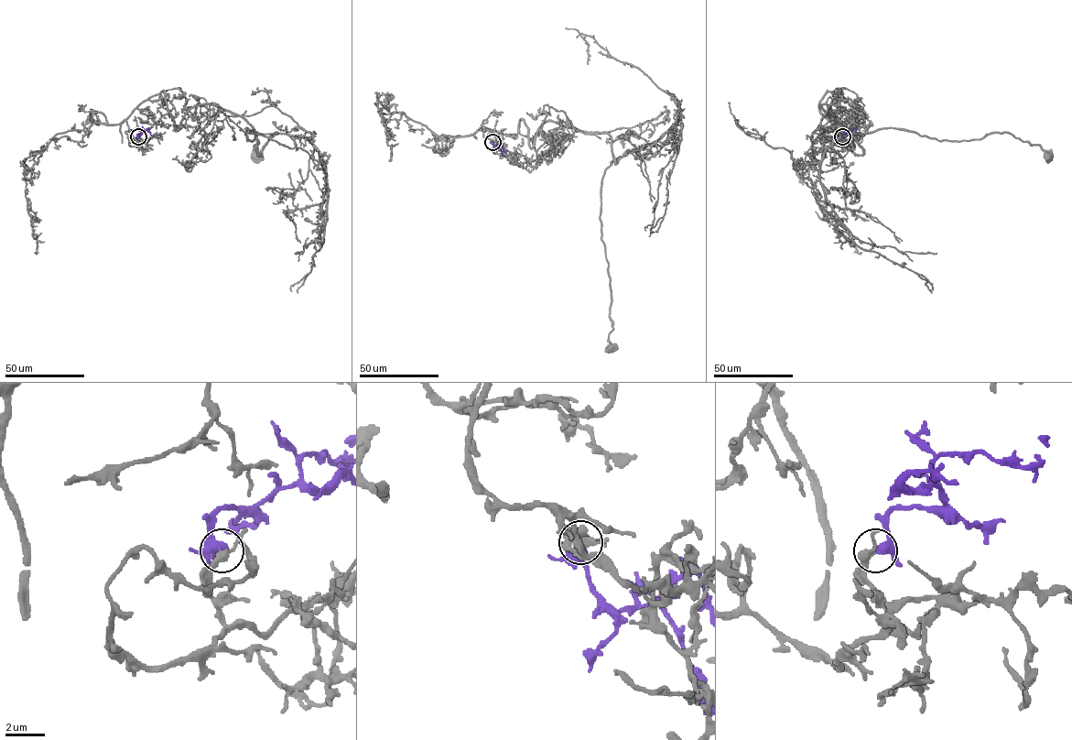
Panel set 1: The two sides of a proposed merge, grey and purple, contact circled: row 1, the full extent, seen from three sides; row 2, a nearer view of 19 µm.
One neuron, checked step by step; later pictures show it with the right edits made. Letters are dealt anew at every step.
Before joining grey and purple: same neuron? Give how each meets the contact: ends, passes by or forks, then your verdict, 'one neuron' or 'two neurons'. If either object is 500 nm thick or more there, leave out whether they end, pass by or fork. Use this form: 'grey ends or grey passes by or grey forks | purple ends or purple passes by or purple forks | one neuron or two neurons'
grey passes by | purple forks | one neuron

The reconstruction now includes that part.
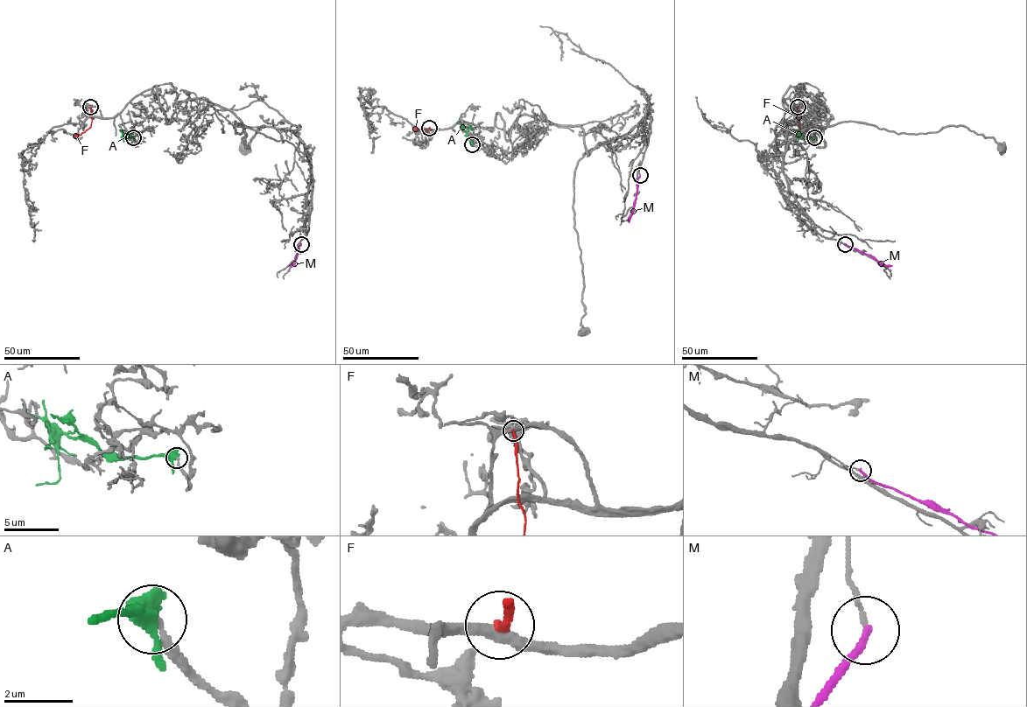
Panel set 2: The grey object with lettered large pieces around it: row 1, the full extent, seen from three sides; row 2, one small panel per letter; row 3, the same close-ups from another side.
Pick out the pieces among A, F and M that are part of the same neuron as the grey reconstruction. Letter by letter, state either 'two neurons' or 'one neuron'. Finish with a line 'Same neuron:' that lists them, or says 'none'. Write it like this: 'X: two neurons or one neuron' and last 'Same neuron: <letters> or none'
A: two neurons
F: two neurons
M: two neurons
Same neuron: none

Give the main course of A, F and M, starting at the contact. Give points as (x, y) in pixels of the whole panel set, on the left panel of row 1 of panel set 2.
A: (134, 137), (123, 134), (123, 142)
F: (90, 107), (90, 127), (74, 136)
M: (301, 244), (294, 263), (290, 265)

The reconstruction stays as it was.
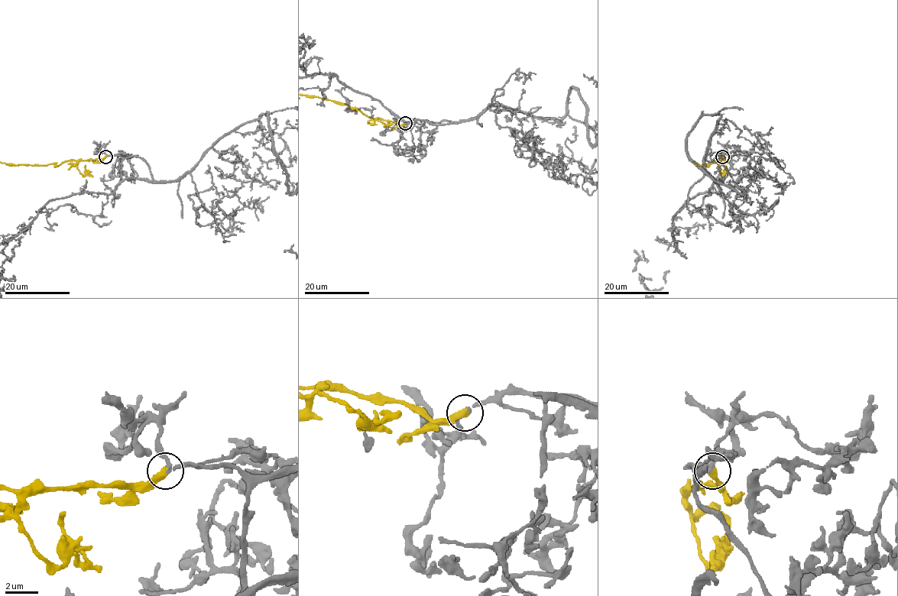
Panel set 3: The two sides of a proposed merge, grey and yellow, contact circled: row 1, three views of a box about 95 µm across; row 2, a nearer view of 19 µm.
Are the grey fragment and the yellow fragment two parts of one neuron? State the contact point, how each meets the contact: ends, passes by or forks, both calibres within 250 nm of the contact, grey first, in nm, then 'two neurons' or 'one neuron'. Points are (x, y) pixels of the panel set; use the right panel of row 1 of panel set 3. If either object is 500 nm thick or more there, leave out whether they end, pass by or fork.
place (722, 157); grey passes by; yellow ends; calibres 190 and 480 nm; one neuron

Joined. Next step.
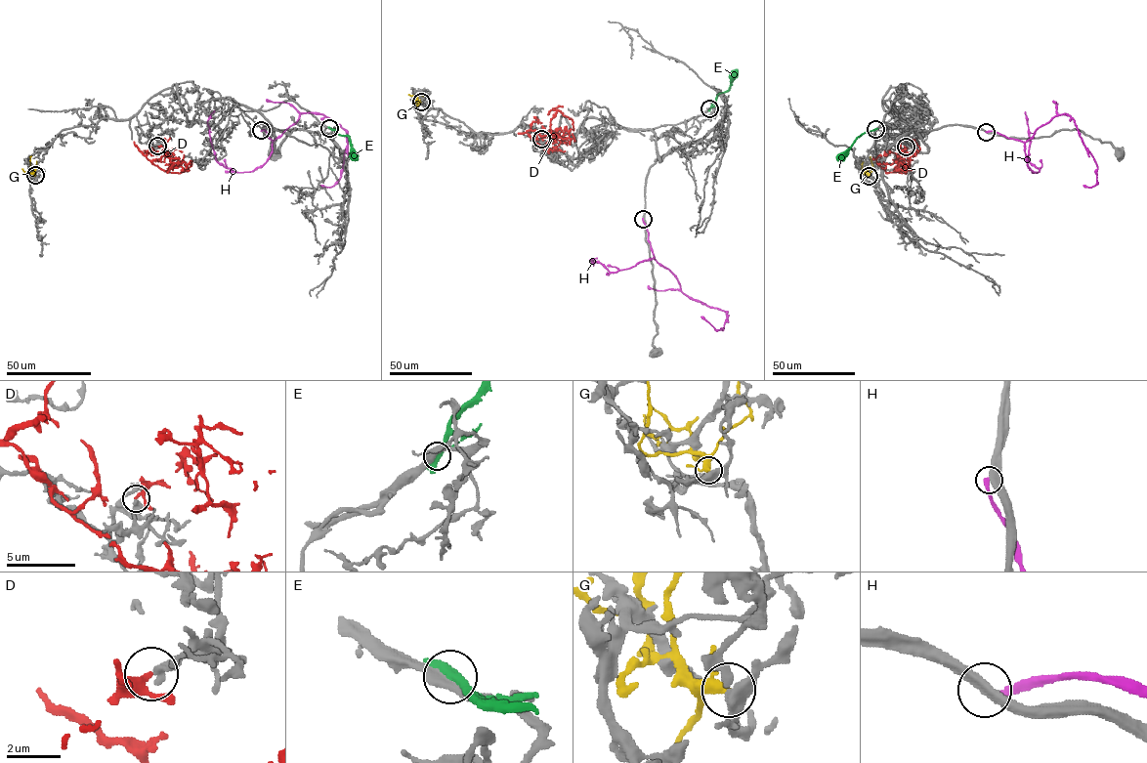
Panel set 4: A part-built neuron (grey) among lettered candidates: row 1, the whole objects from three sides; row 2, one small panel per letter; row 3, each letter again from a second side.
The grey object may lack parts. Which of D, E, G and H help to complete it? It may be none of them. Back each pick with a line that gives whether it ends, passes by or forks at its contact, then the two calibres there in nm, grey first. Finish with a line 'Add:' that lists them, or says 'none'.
D: it passes by | 360/200 nm
Add: D

